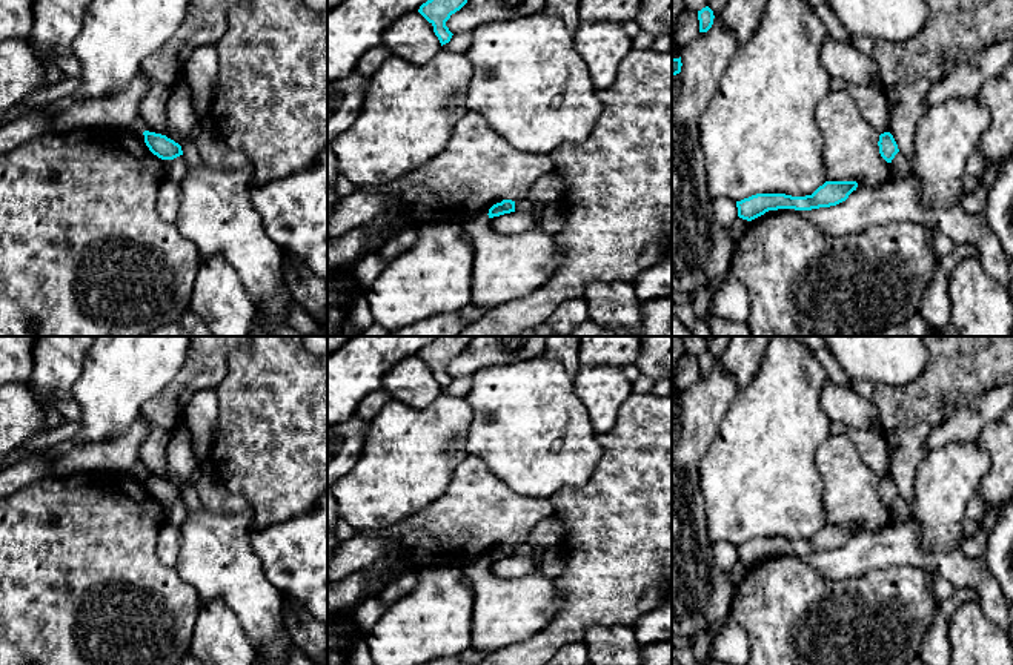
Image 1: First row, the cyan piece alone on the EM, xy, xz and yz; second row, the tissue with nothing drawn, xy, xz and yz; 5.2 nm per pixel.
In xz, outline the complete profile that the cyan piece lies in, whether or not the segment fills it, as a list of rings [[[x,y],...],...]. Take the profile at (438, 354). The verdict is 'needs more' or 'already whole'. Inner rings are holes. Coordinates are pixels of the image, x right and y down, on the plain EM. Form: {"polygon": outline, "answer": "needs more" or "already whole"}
{"polygon": [[[437,336],[420,350],[418,356],[433,370],[433,376],[441,390],[449,387],[453,379],[446,370],[446,366],[467,347],[472,338],[473,336]]], "answer": "already whole"}

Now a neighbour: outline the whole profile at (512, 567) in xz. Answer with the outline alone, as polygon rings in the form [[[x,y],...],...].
[[[510,556],[489,564],[495,576],[506,579],[521,577],[536,570],[533,559],[521,556]]]

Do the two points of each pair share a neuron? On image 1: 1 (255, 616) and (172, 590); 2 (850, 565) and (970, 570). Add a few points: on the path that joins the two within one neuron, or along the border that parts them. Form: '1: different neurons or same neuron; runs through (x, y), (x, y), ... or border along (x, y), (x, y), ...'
1: different neurons; border along (176, 570), (202, 602)
2: same neuron; runs through (880, 553), (912, 553), (941, 562)

